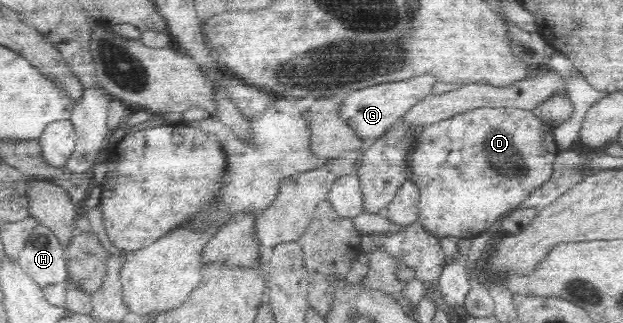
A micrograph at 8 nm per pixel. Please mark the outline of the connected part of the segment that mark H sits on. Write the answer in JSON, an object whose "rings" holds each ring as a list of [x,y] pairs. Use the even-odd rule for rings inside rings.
{"rings":[[[40,223],[33,229],[17,260],[21,269],[40,288],[47,287],[67,280],[64,249],[53,231]]]}

